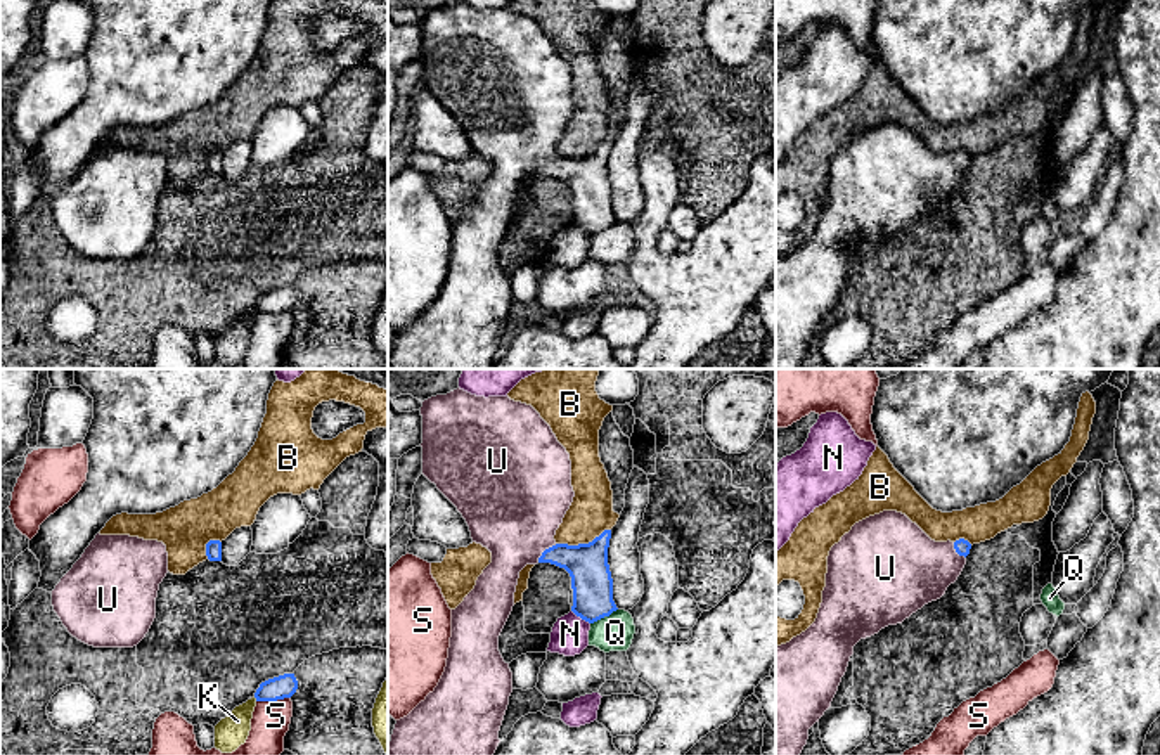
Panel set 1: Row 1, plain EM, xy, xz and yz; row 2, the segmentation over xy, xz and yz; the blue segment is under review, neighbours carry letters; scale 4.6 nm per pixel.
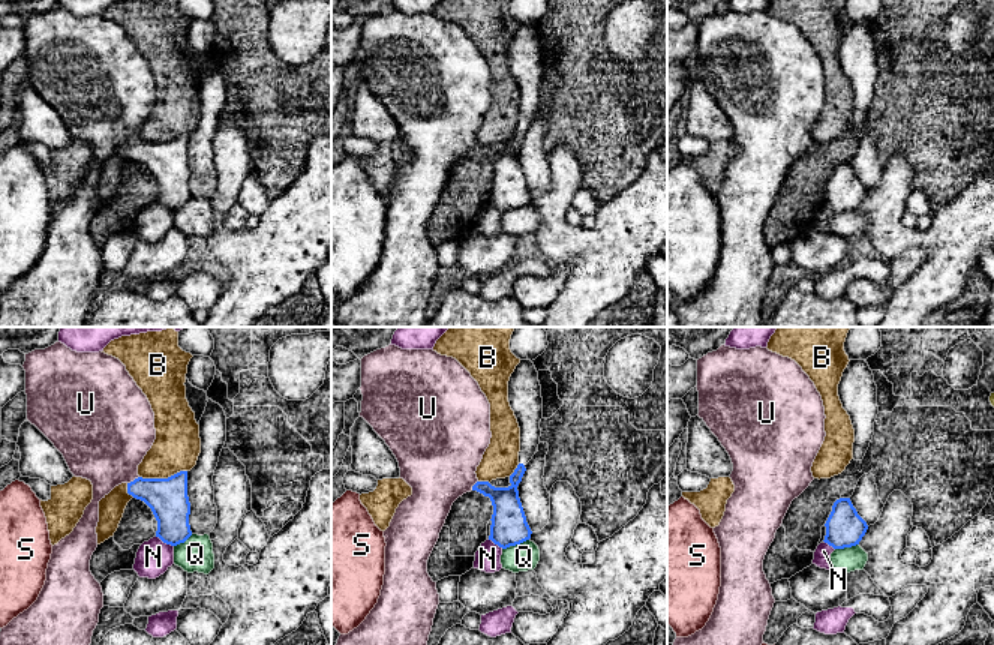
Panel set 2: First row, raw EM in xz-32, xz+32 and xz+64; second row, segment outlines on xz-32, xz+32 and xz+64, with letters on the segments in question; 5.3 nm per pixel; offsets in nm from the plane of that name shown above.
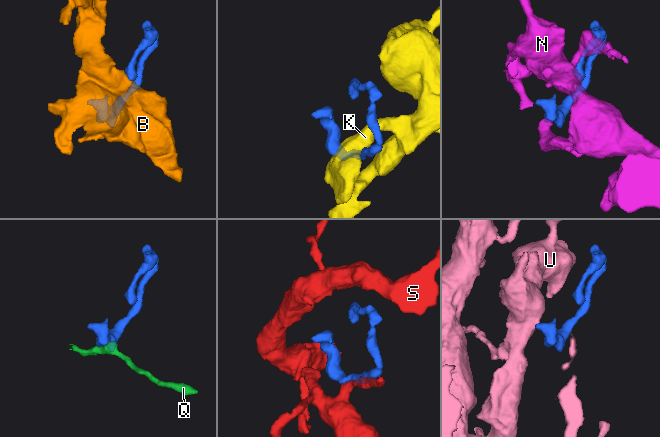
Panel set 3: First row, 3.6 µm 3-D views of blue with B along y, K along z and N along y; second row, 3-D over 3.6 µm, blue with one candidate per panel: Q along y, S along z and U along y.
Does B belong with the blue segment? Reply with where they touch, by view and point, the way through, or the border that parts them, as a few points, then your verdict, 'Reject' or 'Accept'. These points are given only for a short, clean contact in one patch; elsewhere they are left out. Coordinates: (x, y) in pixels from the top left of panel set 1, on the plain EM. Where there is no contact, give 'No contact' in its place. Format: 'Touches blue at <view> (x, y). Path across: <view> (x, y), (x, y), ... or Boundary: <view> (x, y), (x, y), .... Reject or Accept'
Touches blue at xz (582, 156). Reject

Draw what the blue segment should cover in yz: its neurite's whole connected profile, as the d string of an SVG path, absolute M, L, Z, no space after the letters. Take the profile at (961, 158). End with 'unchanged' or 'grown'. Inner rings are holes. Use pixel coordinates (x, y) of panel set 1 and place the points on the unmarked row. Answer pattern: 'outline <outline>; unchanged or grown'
outline M883 123L855 135L831 159L815 234L789 255L776 258L776 369L800 369L809 341L831 319L854 258L940 211L961 187L970 161L971 156L964 151L931 152L897 123Z; grown

